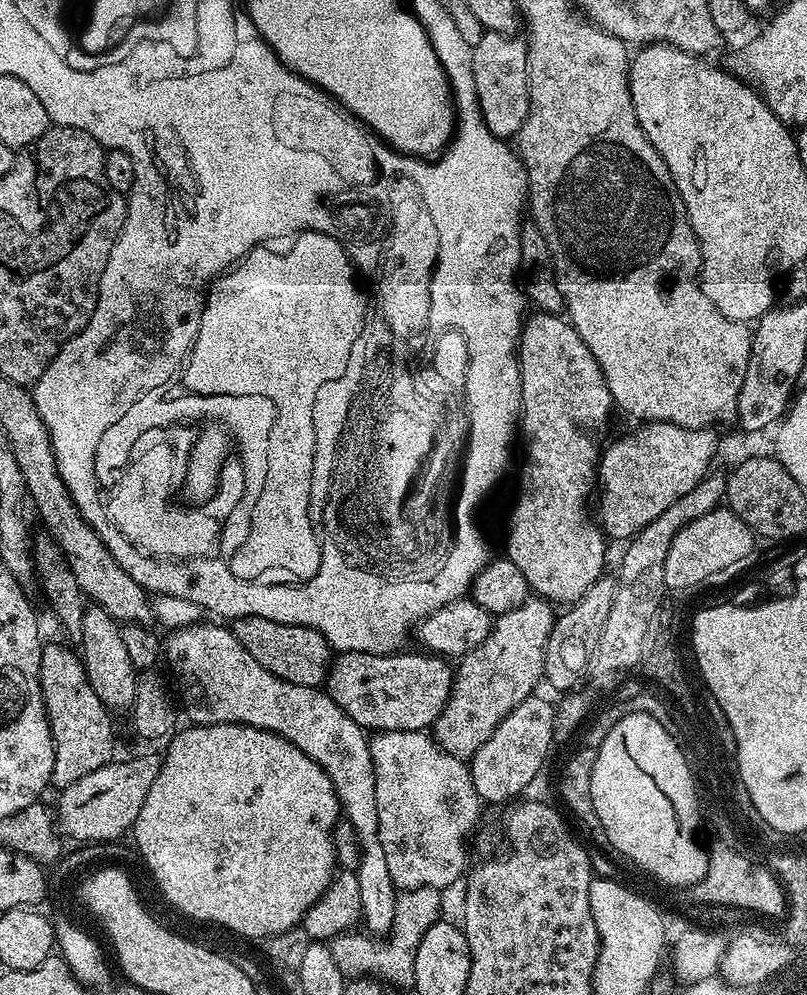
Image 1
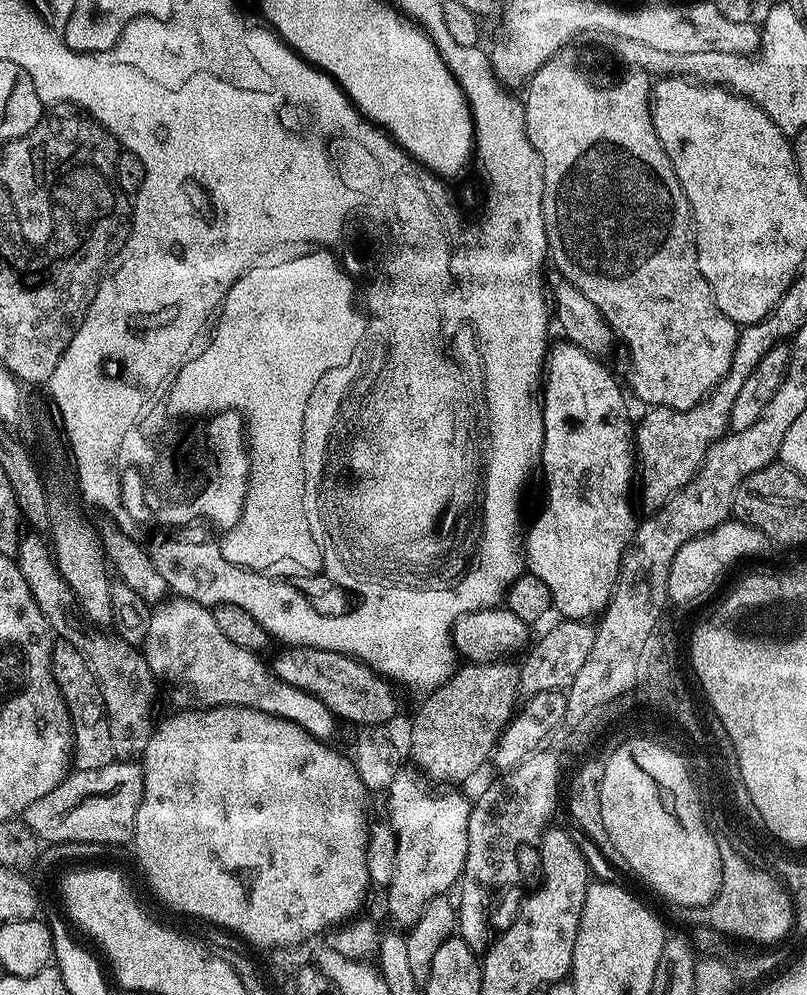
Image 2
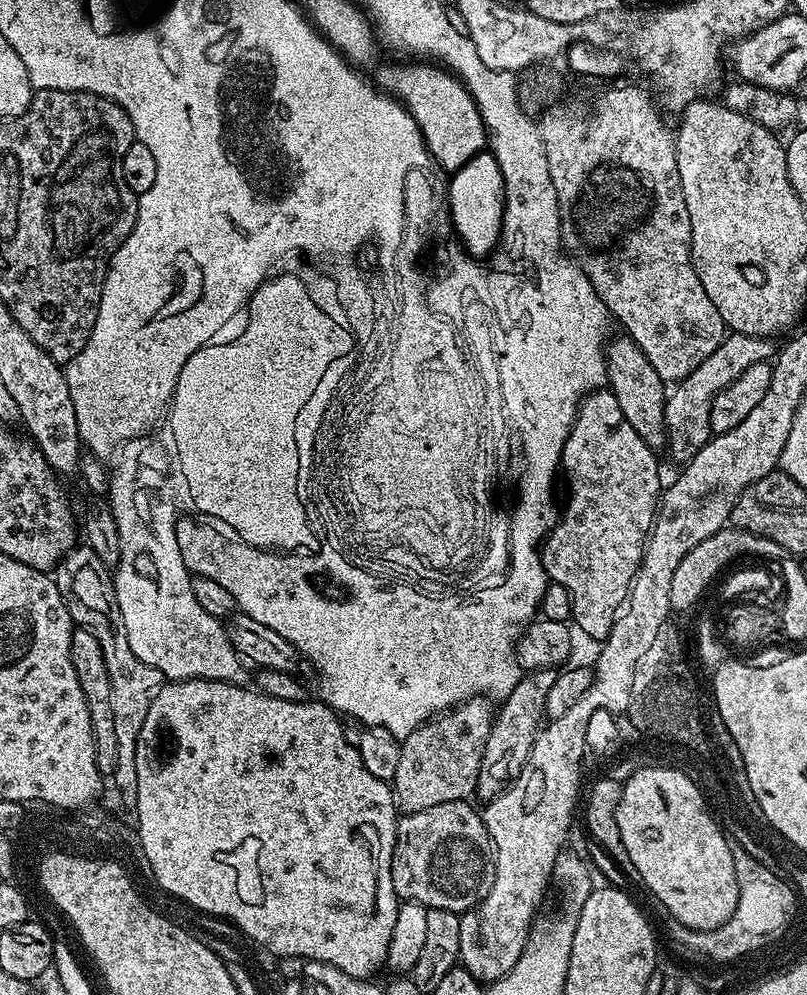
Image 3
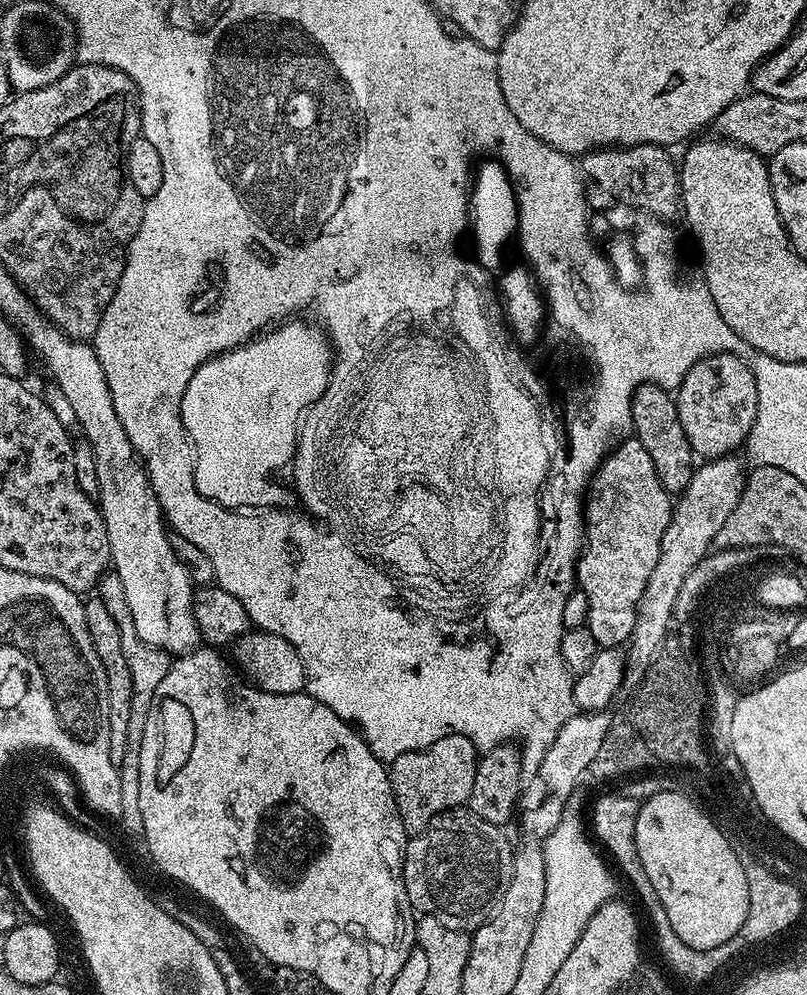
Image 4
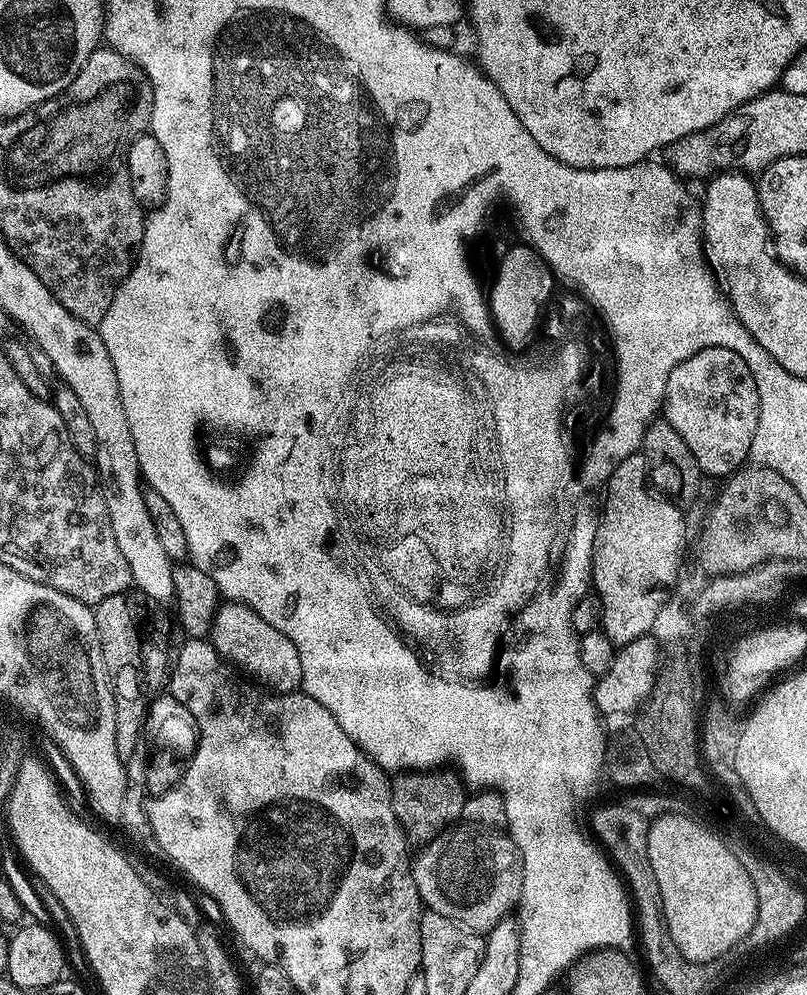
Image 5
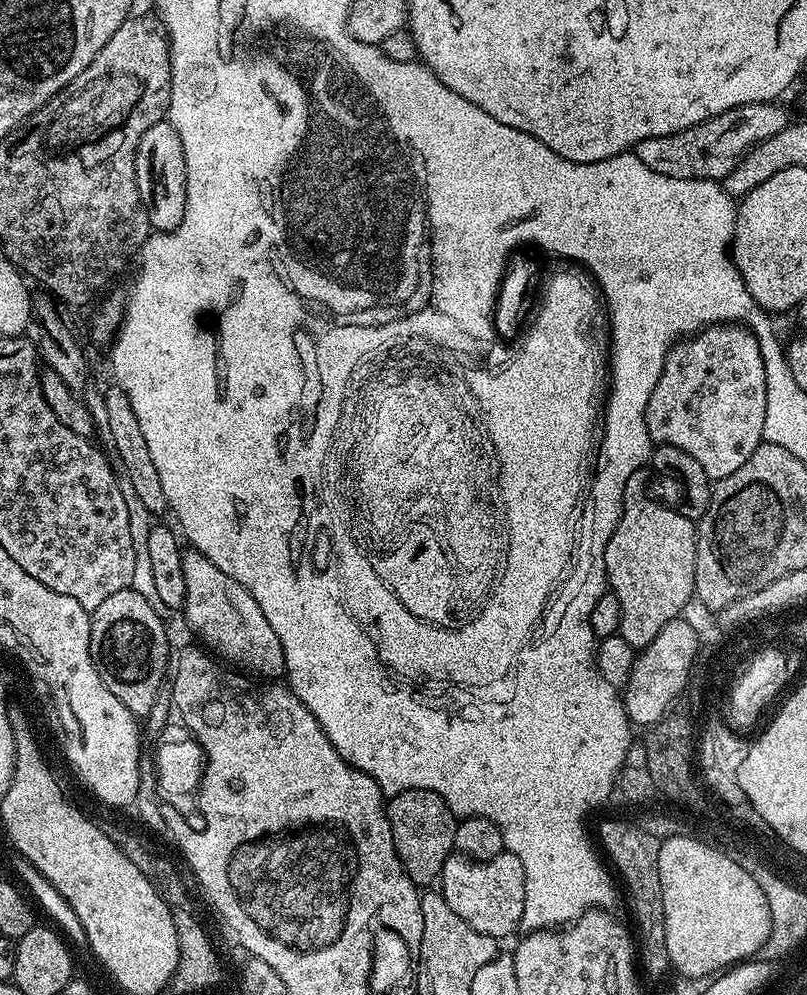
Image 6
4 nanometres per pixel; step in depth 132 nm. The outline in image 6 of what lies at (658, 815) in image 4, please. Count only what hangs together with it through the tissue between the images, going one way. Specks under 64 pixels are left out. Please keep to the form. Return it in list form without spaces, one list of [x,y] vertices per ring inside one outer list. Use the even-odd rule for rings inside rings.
[[[674,836],[661,843],[658,850],[658,878],[662,882],[664,933],[668,936],[666,949],[672,952],[672,960],[676,960],[684,972],[692,972],[692,976],[712,972],[712,968],[720,968],[720,964],[736,960],[736,956],[752,952],[772,927],[768,899],[754,878],[745,874],[726,854],[694,837]]]

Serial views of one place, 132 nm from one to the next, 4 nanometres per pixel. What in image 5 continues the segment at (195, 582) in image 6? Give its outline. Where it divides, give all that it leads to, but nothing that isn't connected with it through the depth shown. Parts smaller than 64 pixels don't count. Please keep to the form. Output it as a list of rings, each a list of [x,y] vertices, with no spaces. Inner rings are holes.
[[[224,602],[217,607],[210,642],[223,660],[273,693],[294,692],[302,685],[302,661],[298,658],[298,650],[294,650],[294,642],[290,642],[282,630],[274,630],[266,618],[243,602]]]

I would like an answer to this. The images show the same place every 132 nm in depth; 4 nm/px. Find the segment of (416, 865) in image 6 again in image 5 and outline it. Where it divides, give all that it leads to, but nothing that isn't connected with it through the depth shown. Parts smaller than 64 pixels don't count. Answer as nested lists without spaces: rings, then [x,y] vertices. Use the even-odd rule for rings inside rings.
[[[408,770],[397,775],[391,785],[392,809],[409,845],[428,844],[460,820],[466,799],[466,785],[459,775],[448,770]]]

